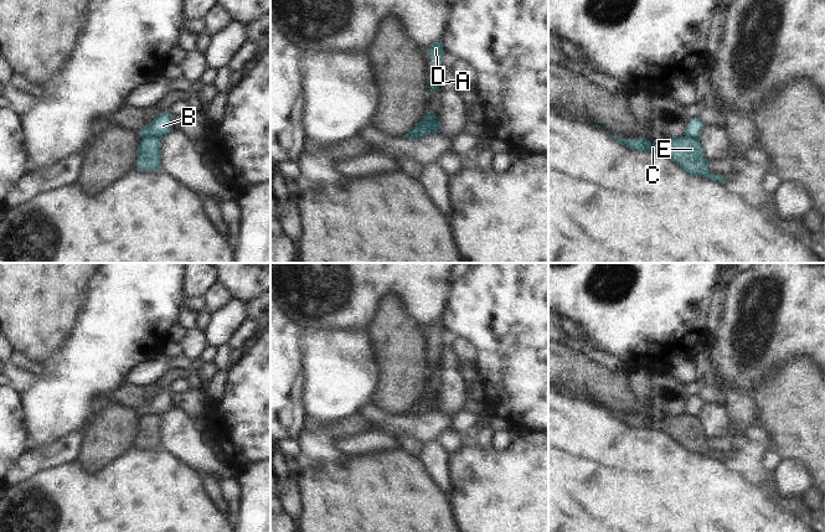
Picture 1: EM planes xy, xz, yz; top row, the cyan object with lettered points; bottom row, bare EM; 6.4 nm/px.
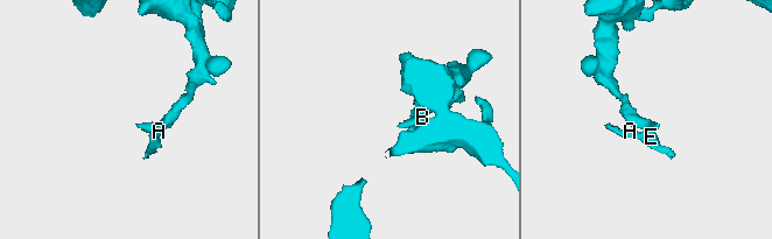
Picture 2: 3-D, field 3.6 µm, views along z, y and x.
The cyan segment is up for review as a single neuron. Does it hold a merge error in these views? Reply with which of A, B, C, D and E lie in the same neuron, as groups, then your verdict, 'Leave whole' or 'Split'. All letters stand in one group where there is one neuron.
Groups: A C D E / B. Split.

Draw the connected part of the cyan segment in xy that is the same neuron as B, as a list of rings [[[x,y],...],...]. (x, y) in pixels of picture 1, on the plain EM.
[[[163,389],[159,394],[146,403],[138,412],[143,414],[156,414],[161,417],[165,412],[172,408],[172,393],[169,389]]]

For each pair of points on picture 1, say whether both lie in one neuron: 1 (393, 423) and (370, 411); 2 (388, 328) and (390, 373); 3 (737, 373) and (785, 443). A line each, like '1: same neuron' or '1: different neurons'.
1: same neuron
2: same neuron
3: different neurons

